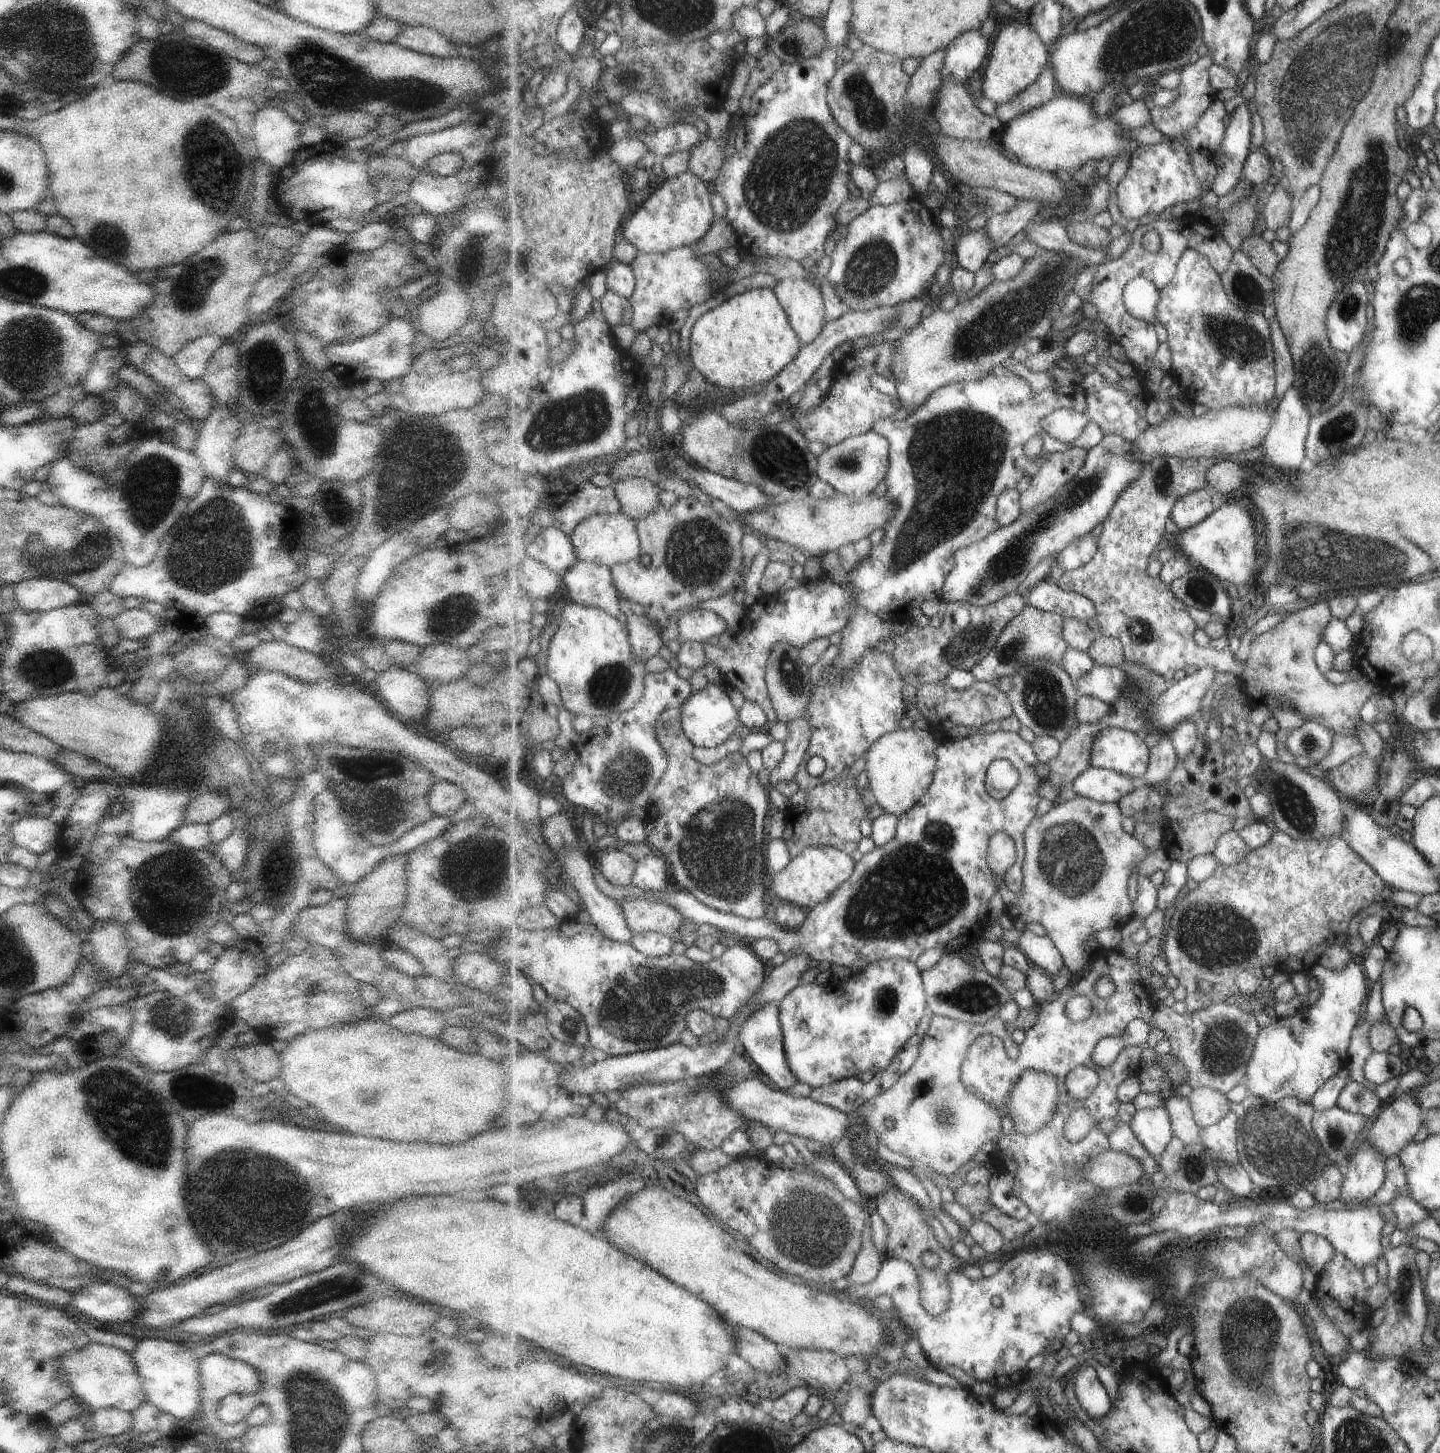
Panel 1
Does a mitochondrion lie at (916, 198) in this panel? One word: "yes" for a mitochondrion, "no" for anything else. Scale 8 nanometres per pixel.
no

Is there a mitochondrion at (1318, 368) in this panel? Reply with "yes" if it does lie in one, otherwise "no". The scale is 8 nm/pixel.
yes

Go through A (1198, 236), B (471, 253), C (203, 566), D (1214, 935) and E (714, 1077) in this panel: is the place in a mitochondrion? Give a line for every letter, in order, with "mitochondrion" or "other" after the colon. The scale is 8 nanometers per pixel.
A: other
B: mitochondrion
C: mitochondrion
D: mitochondrion
E: other

